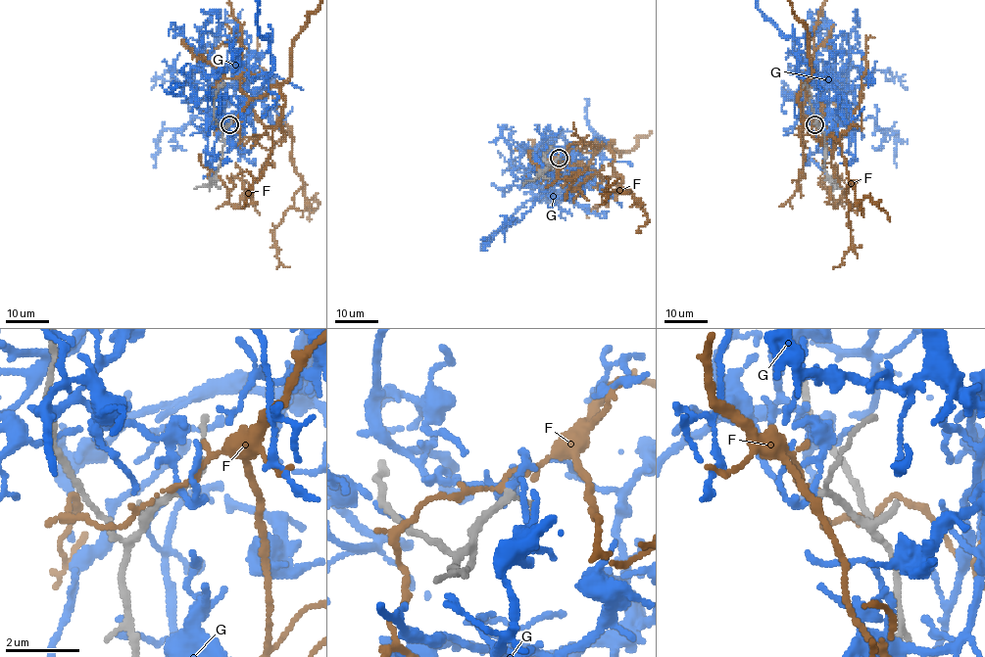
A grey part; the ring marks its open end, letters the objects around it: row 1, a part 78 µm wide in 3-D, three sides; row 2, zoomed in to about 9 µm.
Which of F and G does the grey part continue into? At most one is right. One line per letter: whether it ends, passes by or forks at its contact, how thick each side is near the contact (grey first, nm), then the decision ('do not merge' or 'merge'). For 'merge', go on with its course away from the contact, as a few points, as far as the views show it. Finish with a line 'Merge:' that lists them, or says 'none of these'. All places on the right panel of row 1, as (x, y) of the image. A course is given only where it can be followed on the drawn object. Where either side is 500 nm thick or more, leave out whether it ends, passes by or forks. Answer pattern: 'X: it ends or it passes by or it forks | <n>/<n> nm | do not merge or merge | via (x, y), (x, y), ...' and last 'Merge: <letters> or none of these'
F: it passes by | 150/110 nm | do not merge
G: it forks | 150/120 nm | do not merge
Merge: none of these

